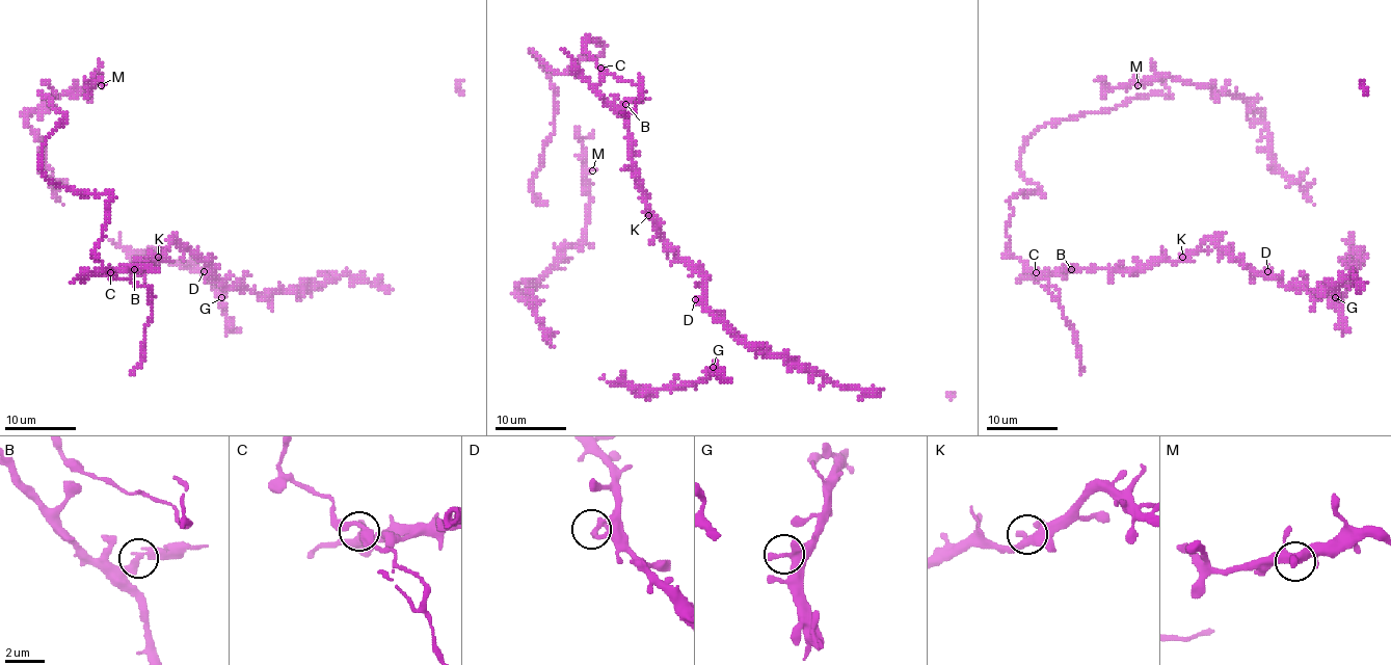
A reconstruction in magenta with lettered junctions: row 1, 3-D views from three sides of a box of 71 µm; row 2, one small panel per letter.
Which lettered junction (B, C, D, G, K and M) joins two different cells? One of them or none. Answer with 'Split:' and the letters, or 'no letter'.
Split: B

